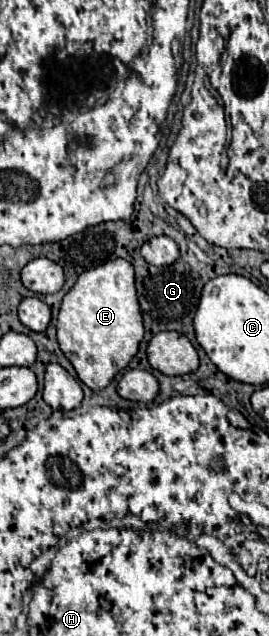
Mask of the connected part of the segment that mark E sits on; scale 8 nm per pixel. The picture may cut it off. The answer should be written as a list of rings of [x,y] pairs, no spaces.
[[[118,257],[84,271],[64,295],[56,329],[60,349],[74,365],[78,379],[92,391],[108,387],[110,381],[134,359],[144,337],[144,321],[130,261]]]

